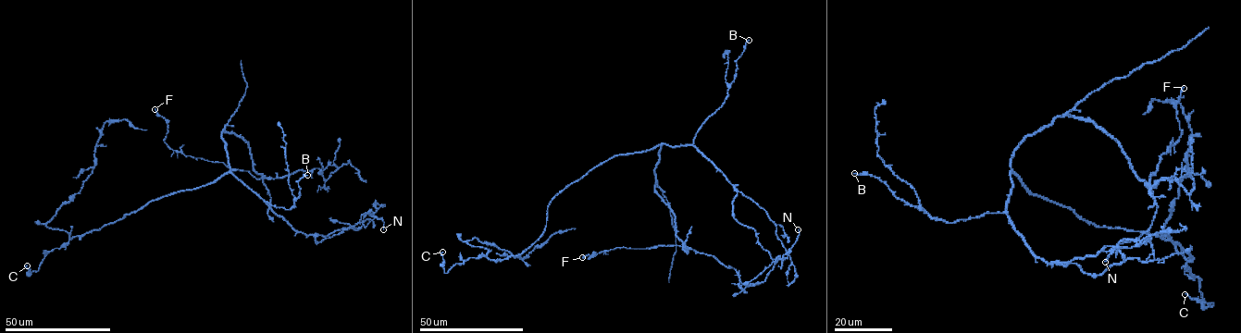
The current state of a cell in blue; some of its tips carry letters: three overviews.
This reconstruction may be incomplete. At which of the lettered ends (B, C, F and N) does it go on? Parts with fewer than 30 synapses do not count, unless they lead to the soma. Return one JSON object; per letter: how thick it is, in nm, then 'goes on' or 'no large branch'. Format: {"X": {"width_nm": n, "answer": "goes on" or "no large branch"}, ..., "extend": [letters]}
{"B": {"width_nm": 140, "answer": "no large branch"}, "C": {"width_nm": 150, "answer": "no large branch"}, "F": {"width_nm": 190, "answer": "no large branch"}, "N": {"width_nm": 140, "answer": "no large branch"}, "extend": []}

